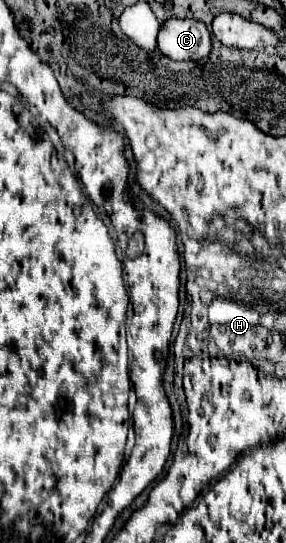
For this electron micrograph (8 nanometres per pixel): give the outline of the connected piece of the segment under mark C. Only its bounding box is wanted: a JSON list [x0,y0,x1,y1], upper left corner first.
[158,18,212,62]

